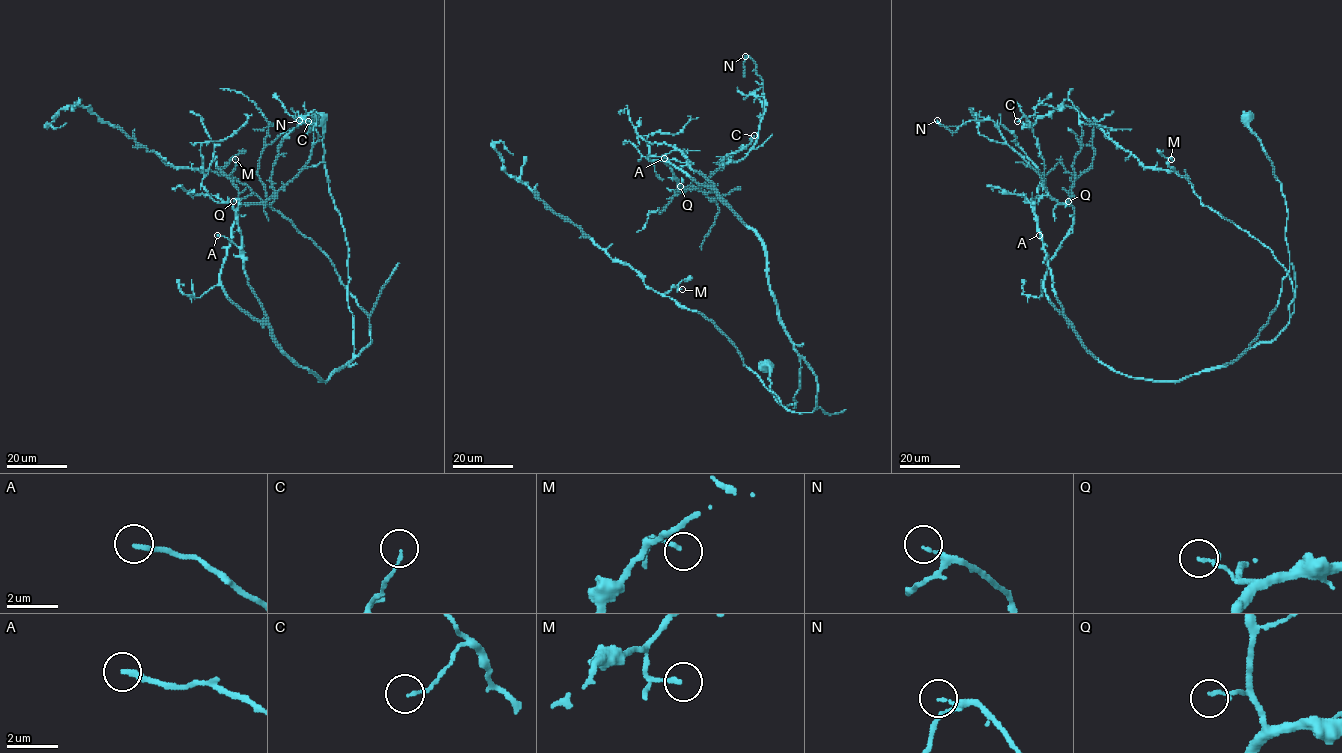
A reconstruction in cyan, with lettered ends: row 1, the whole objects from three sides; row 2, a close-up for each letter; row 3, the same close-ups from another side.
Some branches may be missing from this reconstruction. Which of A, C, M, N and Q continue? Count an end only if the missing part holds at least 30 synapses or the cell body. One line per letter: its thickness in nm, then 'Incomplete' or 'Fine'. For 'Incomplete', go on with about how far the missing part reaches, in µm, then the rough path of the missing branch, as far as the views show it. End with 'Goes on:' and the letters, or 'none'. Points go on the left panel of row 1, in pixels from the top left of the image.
A: Thickness 200 nm. Fine
C: Thickness 110 nm. Fine
M: Thickness 150 nm. Fine
N: Thickness 110 nm. Fine
Q: Thickness 140 nm. Fine
Goes on: none

